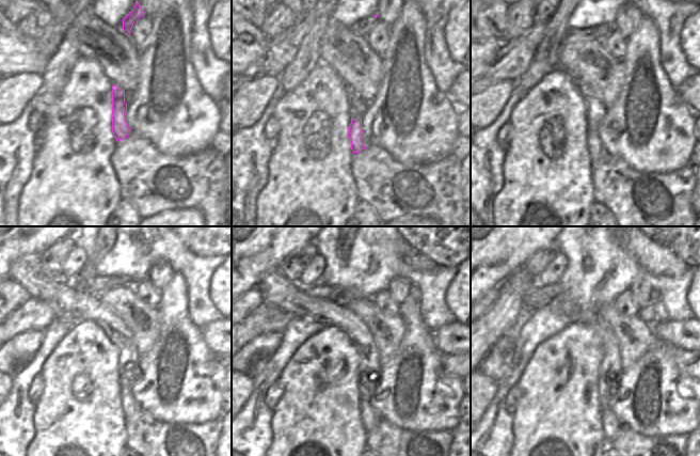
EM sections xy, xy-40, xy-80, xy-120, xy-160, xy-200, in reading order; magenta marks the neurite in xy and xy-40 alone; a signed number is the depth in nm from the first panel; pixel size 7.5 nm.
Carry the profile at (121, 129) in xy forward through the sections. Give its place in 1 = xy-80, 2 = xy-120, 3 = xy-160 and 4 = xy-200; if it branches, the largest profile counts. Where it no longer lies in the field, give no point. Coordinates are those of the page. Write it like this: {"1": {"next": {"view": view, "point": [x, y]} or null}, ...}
{"1": {"next": {"view": "xy-80", "point": [598, 154]}}, "2": {"next": {"view": "xy-120", "point": [130, 409]}}, "3": {"next": {"view": "xy-160", "point": [370, 418]}}, "4": {"next": {"view": "xy-200", "point": [611, 426]}}}

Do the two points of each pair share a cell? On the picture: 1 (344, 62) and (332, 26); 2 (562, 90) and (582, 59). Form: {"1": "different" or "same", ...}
{"1": "same", "2": "different"}

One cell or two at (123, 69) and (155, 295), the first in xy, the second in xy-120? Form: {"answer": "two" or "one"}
{"answer": "two"}

